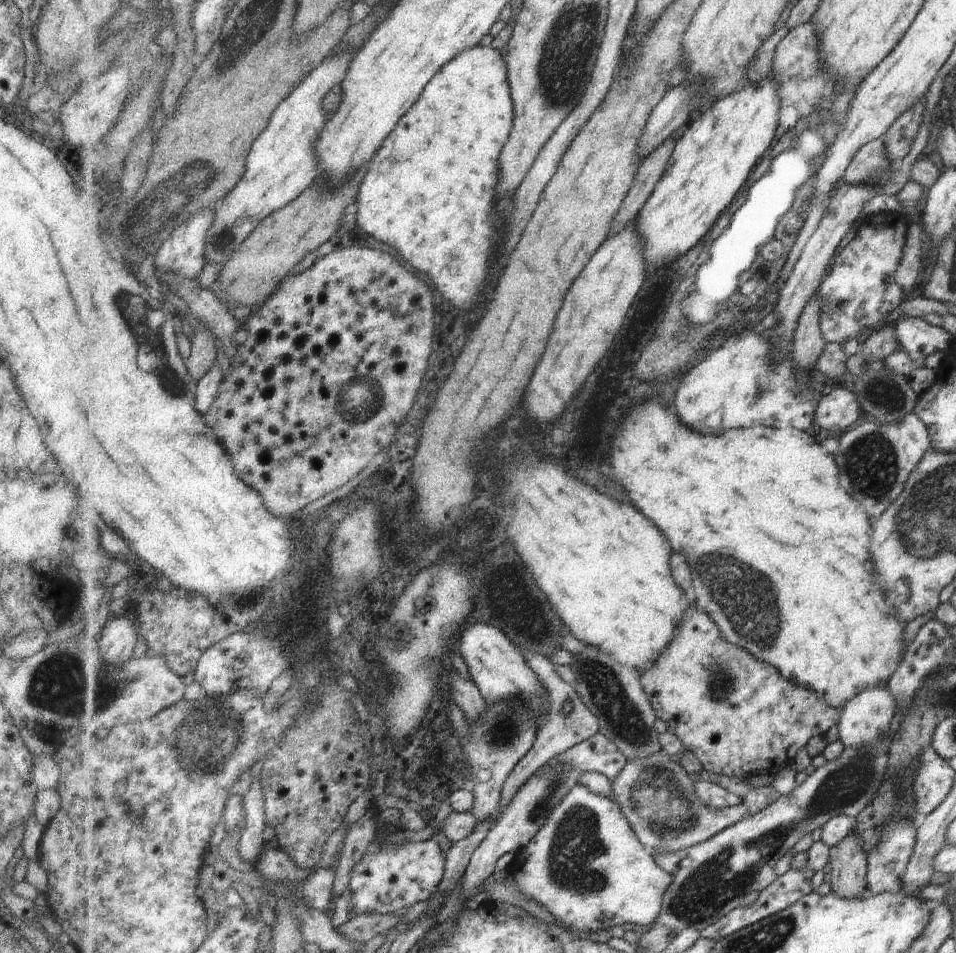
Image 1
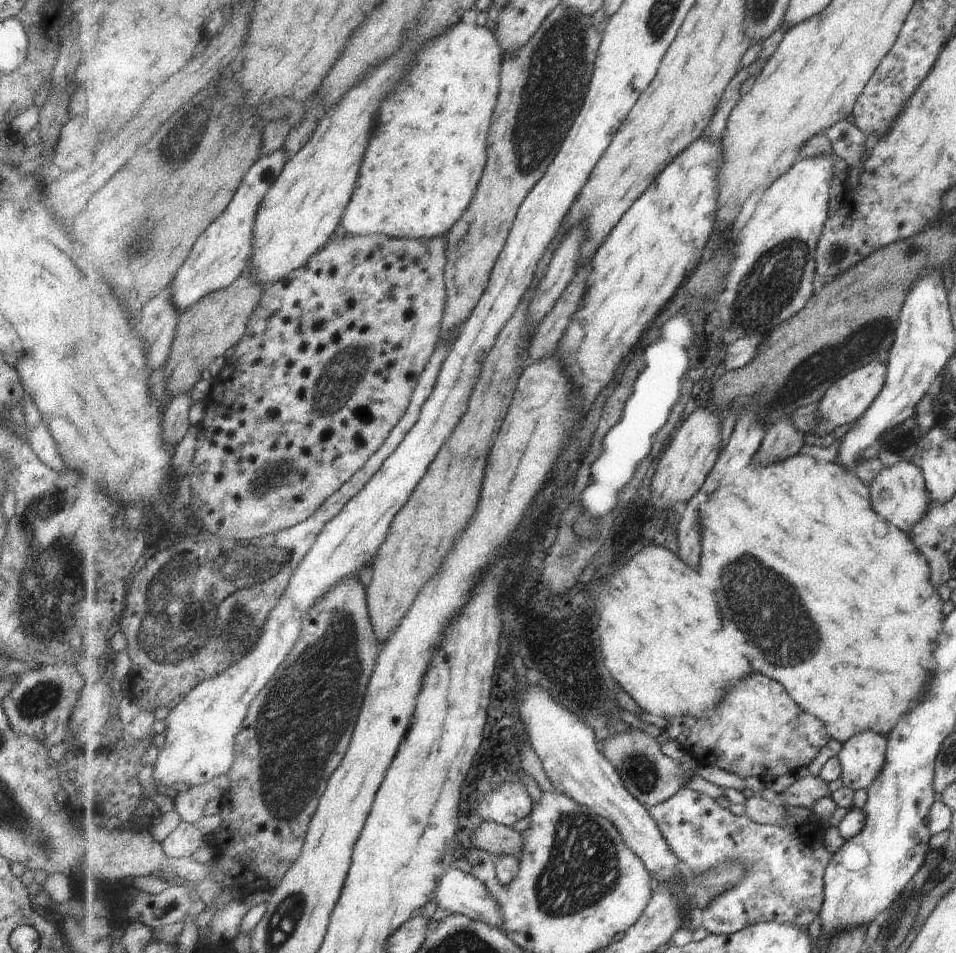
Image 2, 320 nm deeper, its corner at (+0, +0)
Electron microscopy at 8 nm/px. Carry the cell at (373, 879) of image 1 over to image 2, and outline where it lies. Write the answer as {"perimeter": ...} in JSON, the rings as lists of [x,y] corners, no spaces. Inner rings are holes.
{"perimeter":[[[457,868],[448,870],[447,874],[442,876],[432,900],[438,903],[441,910],[467,915],[469,918],[489,923],[501,930],[504,927],[502,908],[494,894],[491,894],[491,891],[487,888],[487,885],[475,876],[471,876],[470,873],[466,874]]]}

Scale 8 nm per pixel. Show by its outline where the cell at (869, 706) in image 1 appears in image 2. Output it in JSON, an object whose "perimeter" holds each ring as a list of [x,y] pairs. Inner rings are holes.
{"perimeter":[[[873,731],[859,733],[842,745],[842,749],[837,756],[842,764],[841,781],[843,786],[851,787],[854,791],[859,790],[859,788],[868,790],[886,764],[886,739]]]}

